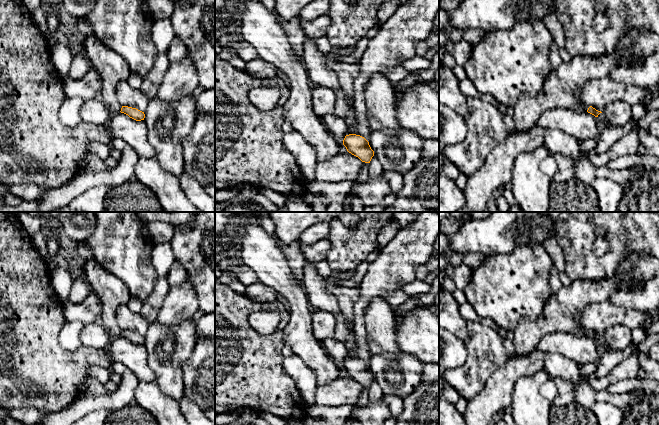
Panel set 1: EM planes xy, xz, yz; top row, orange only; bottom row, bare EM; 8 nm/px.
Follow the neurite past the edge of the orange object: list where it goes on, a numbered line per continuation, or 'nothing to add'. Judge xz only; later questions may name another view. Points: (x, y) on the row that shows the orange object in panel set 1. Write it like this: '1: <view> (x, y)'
nothing to add

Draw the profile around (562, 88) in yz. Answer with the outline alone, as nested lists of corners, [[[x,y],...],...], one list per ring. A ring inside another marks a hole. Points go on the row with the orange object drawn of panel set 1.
[[[630,27],[621,35],[615,53],[572,57],[569,62],[552,69],[537,95],[521,95],[518,98],[513,106],[514,131],[530,130],[539,116],[549,109],[561,107],[575,112],[587,111],[590,106],[581,100],[582,88],[586,83],[607,77],[619,59],[646,59],[656,53],[659,53],[659,35]]]

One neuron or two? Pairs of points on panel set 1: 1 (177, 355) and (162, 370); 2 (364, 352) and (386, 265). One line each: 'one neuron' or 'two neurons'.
1: one neuron
2: one neuron

